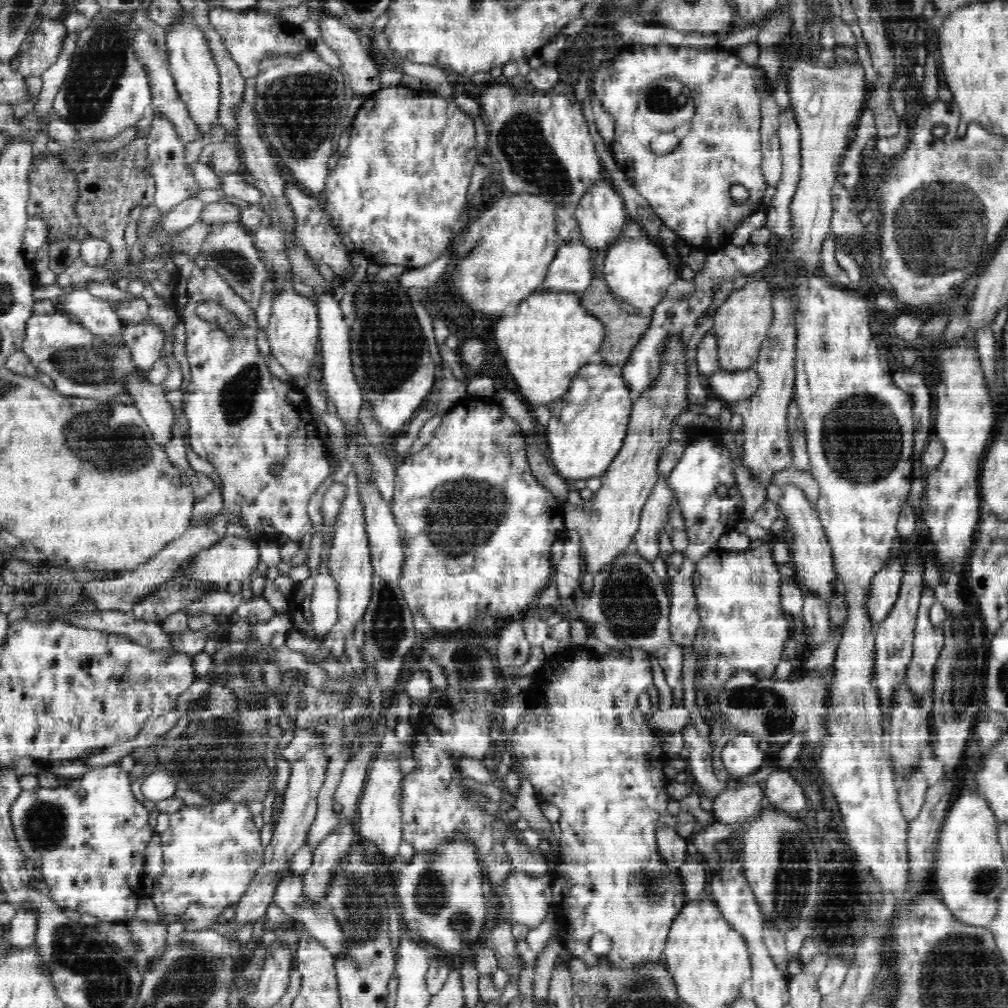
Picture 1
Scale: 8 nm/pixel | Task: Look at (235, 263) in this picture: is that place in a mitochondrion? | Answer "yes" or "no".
yes

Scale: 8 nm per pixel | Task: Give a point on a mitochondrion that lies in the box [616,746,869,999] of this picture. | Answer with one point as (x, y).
(793, 881)

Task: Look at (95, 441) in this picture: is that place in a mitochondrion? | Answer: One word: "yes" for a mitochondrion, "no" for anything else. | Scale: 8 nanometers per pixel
yes

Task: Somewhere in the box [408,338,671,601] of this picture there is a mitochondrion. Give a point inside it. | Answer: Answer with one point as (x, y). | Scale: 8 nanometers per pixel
(463, 512)

